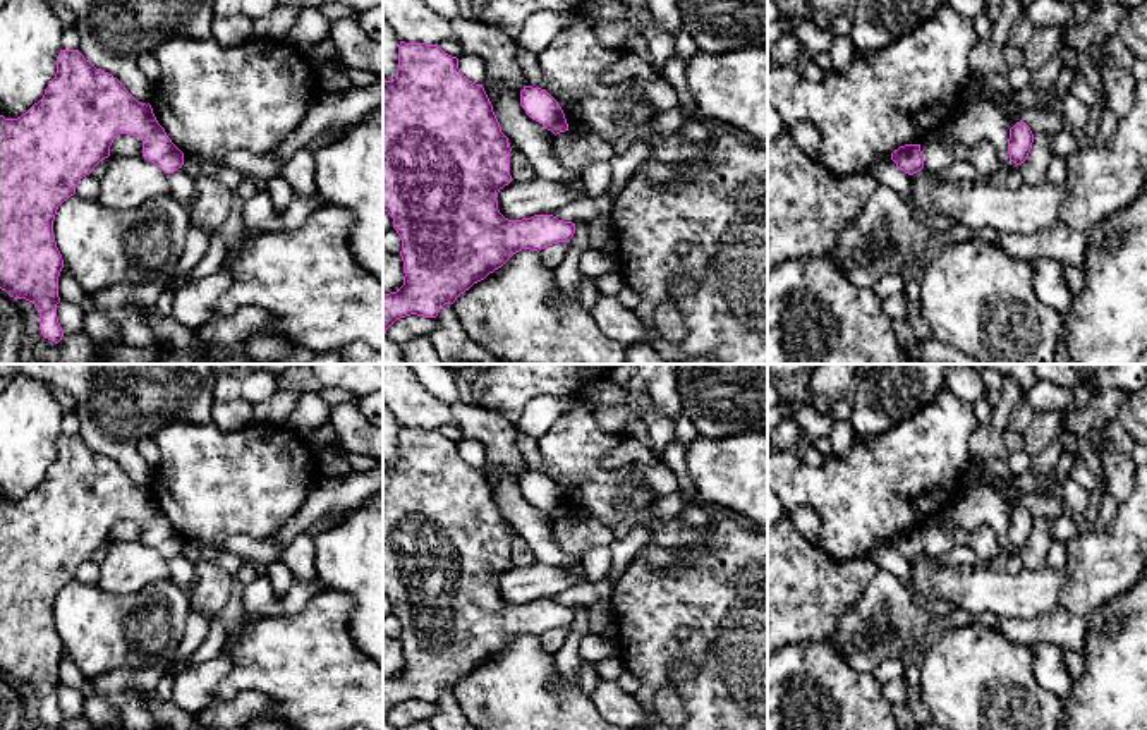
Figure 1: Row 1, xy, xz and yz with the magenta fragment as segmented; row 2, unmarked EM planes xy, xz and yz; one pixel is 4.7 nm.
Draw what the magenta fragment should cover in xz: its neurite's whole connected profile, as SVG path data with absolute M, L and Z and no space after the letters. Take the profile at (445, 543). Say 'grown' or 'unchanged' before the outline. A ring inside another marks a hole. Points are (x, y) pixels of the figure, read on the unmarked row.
unchanged; M400 426L397 460L393 465L383 464L383 594L393 603L393 613L402 624L405 661L397 677L383 678L383 720L397 704L410 699L436 703L445 689L453 689L522 634L539 637L570 627L575 618L572 606L553 599L508 605L500 598L498 577L512 567L510 536L482 469L460 457L458 443L438 429Z

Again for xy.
unchanged; M60 435L57 459L43 483L17 503L0 500L0 673L14 684L26 684L39 697L41 720L55 728L64 721L57 703L58 661L64 653L62 639L53 620L53 605L58 591L76 579L79 565L110 541L110 531L120 519L143 526L143 541L165 558L184 550L184 538L172 527L158 508L151 490L139 488L112 459L96 453L79 435Z

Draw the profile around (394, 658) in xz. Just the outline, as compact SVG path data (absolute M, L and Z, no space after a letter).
M383 634L383 678L397 677L404 670L404 661L402 641Z

